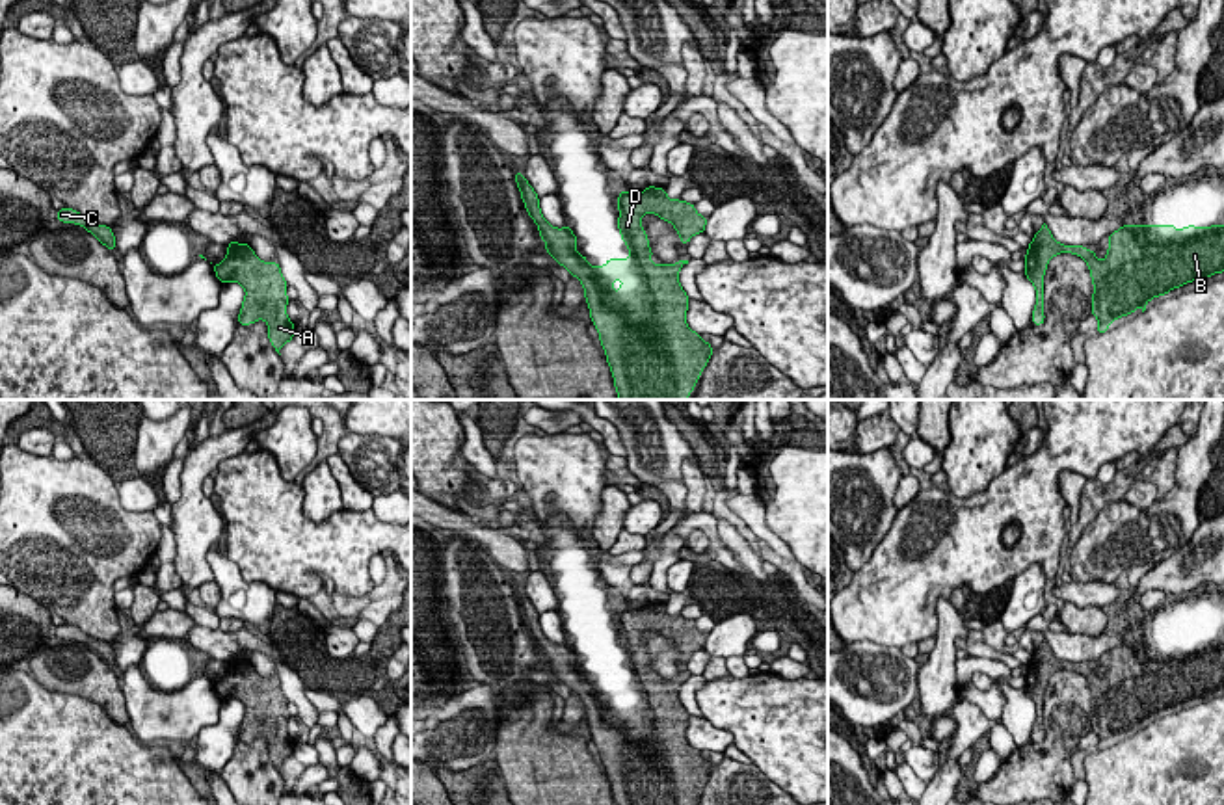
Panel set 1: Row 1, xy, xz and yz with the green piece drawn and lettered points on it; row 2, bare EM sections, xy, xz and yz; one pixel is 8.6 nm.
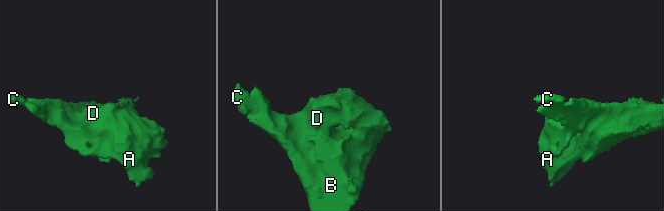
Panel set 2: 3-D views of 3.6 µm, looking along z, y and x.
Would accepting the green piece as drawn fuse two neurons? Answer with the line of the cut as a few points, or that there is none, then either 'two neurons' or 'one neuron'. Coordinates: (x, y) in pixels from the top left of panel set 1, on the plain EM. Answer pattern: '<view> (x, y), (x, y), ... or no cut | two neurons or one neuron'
no cut | one neuron

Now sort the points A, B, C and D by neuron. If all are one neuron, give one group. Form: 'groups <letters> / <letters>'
groups A B C D

